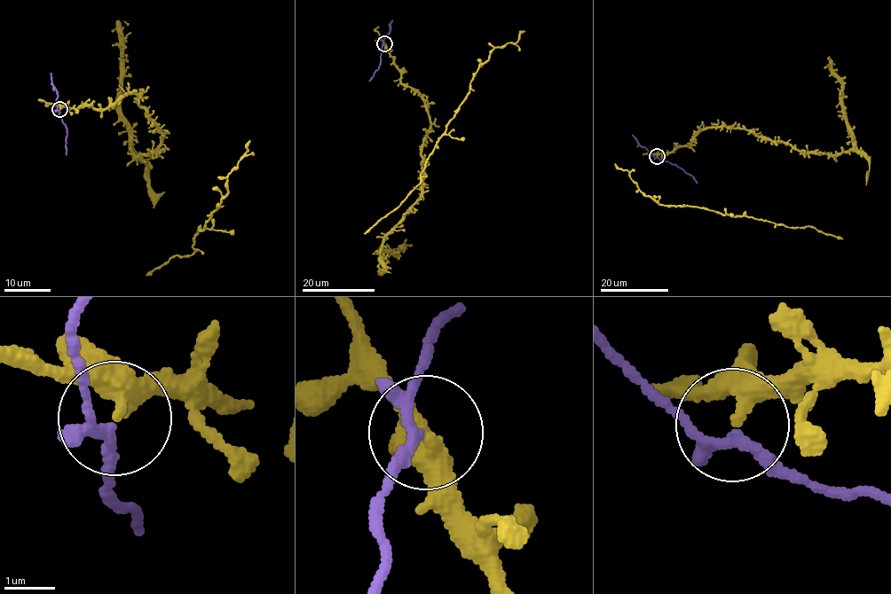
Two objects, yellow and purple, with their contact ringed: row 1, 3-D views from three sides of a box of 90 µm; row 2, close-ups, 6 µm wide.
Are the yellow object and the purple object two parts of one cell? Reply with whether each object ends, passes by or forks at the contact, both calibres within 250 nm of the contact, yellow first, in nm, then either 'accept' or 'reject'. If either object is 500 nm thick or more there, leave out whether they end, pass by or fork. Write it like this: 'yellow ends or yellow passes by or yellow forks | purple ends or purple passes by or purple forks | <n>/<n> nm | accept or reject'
yellow passes by | purple forks | 240/160 nm | reject

